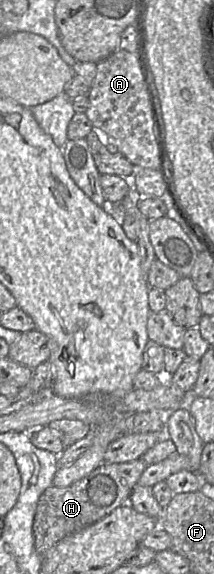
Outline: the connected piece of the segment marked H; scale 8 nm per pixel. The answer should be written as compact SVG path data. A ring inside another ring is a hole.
M142 458L125 463L103 462L90 474L69 486L48 487L39 498L33 521L37 553L45 557L64 537L103 519L117 507L128 504L132 490L147 466Z

